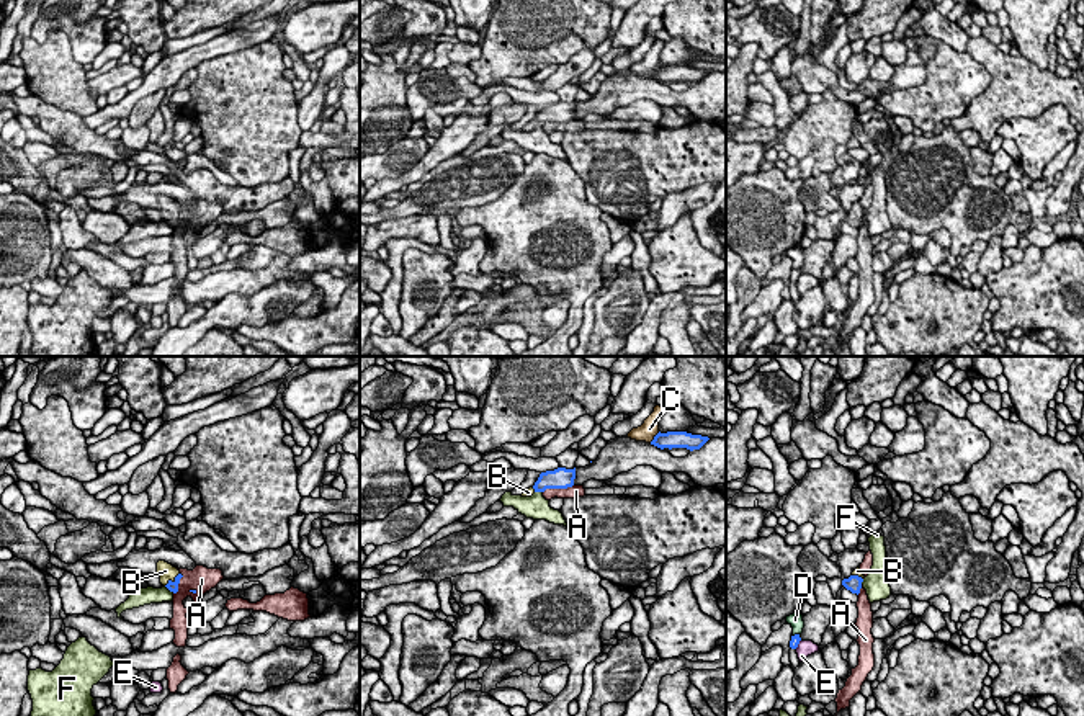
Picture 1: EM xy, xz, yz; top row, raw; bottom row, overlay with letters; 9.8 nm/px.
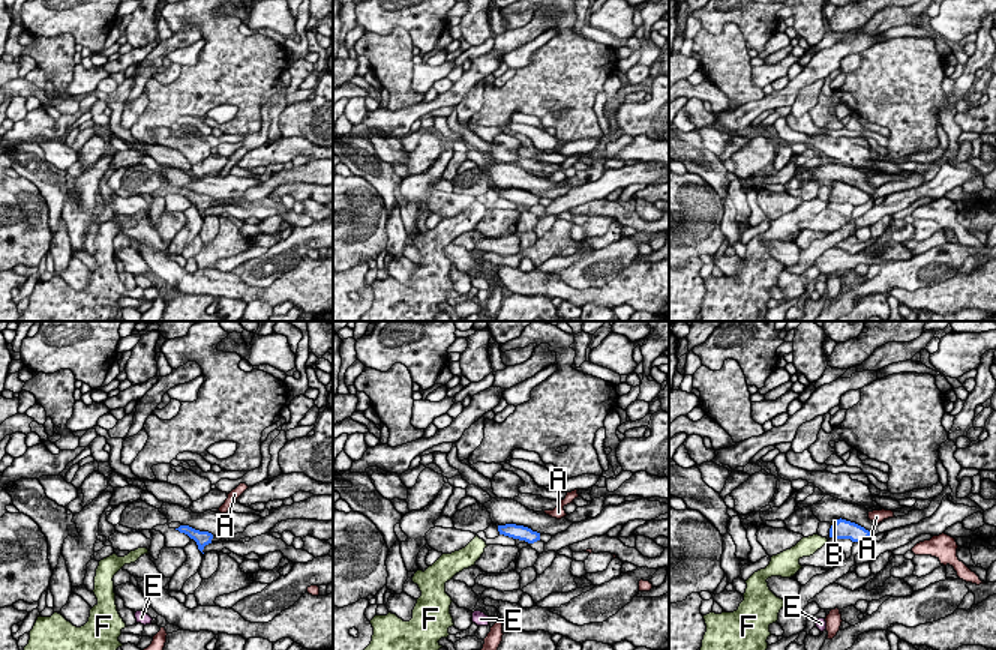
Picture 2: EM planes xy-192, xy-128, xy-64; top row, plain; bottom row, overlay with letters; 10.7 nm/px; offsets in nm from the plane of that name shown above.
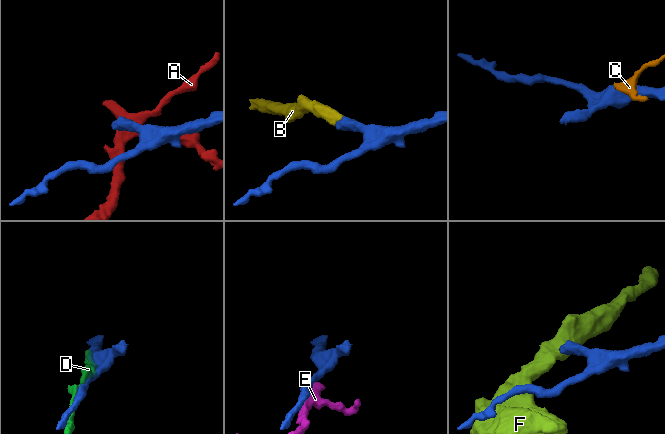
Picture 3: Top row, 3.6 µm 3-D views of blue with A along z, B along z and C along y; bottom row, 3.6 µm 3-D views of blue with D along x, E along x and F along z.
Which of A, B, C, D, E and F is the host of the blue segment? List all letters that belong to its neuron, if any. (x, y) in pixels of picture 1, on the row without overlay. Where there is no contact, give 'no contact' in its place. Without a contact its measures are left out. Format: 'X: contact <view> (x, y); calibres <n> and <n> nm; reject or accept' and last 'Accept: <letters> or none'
A: contact xz (558, 121); calibres 220 and 130 nm; reject
B: contact xy (170, 214); calibres 100 and 170 nm; accept
C: contact xz (654, 71); calibres 160 and 180 nm; reject
D: contact yz (795, 268); calibres 100 and 140 nm; reject
E: contact yz (798, 277); calibres 100 and 160 nm; reject
F: contact xy (170, 224); calibres 100 and 160 nm; reject
Accept: B

